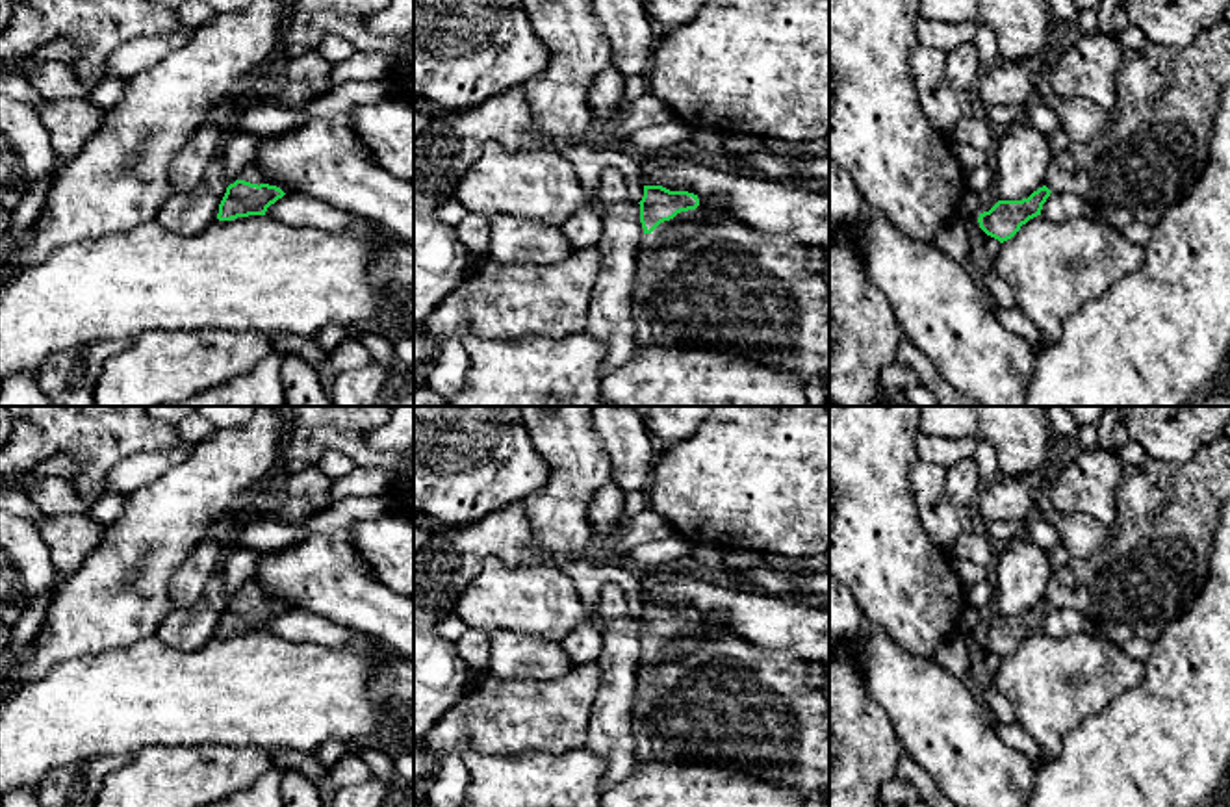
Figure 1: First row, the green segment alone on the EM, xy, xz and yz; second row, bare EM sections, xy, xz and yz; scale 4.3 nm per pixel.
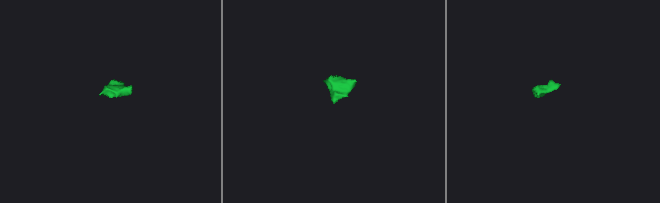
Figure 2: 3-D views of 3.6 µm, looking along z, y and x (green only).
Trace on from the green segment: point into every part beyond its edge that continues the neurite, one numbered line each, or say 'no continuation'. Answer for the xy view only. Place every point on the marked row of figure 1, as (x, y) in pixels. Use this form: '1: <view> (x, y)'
1: xy (251, 173)

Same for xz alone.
1: xz (726, 288)

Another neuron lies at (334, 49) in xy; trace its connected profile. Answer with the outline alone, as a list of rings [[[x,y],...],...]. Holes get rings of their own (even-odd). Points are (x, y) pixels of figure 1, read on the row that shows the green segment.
[[[327,33],[321,43],[315,48],[327,61],[328,65],[340,65],[341,61],[349,59],[356,48],[352,43],[349,43],[347,39],[334,35],[334,33]]]

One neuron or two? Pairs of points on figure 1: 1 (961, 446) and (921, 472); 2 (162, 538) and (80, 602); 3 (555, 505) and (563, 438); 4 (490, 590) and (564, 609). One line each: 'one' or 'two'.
1: two
2: one
3: one
4: one

